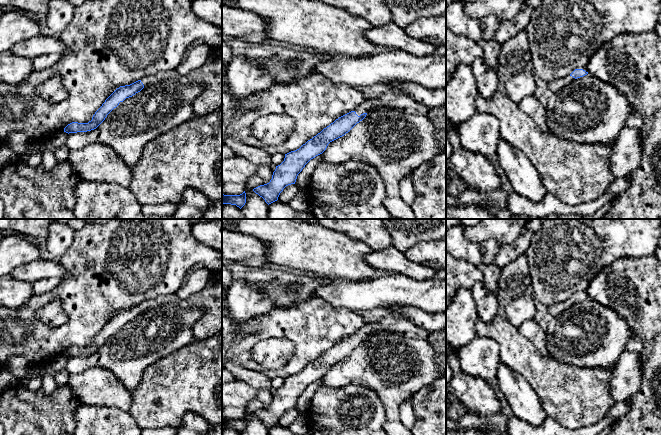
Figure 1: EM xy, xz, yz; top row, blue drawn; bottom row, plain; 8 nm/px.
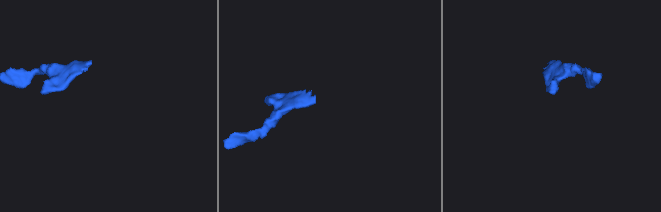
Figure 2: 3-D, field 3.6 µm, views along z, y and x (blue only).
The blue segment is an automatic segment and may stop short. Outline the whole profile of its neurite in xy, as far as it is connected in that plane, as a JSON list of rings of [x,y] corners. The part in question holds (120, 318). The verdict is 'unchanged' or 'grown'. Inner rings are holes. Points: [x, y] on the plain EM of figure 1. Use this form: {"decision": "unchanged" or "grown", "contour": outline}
{"decision": "grown", "contour": [[[222,270],[211,271],[206,285],[197,293],[191,295],[187,299],[181,300],[176,294],[168,296],[160,295],[151,300],[145,300],[130,309],[120,310],[117,312],[102,328],[102,330],[95,336],[92,344],[88,347],[72,346],[64,352],[66,357],[87,356],[96,353],[107,341],[107,339],[116,332],[120,326],[126,322],[132,321],[140,316],[144,311],[148,311],[154,307],[158,307],[165,303],[177,303],[184,308],[202,309],[203,314],[193,326],[193,335],[195,340],[205,340],[212,337],[214,334],[222,331]]]}

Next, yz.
{"decision": "grown", "contour": [[[578,292],[575,293],[570,299],[566,301],[562,301],[557,304],[553,304],[548,308],[548,313],[552,317],[557,317],[559,316],[562,312],[565,310],[571,308],[575,303],[583,301],[588,298],[588,293],[586,292]]]}

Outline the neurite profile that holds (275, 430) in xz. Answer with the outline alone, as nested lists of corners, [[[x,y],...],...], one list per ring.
[[[275,425],[268,429],[268,435],[300,435],[292,432],[289,428]]]

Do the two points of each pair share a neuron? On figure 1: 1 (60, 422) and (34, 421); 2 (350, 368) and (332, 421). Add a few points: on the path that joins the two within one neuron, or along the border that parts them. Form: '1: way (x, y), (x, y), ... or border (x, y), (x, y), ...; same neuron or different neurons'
1: way (54, 422), (40, 422); same neuron
2: border (323, 385), (342, 387), (360, 383), (367, 387); different neurons

